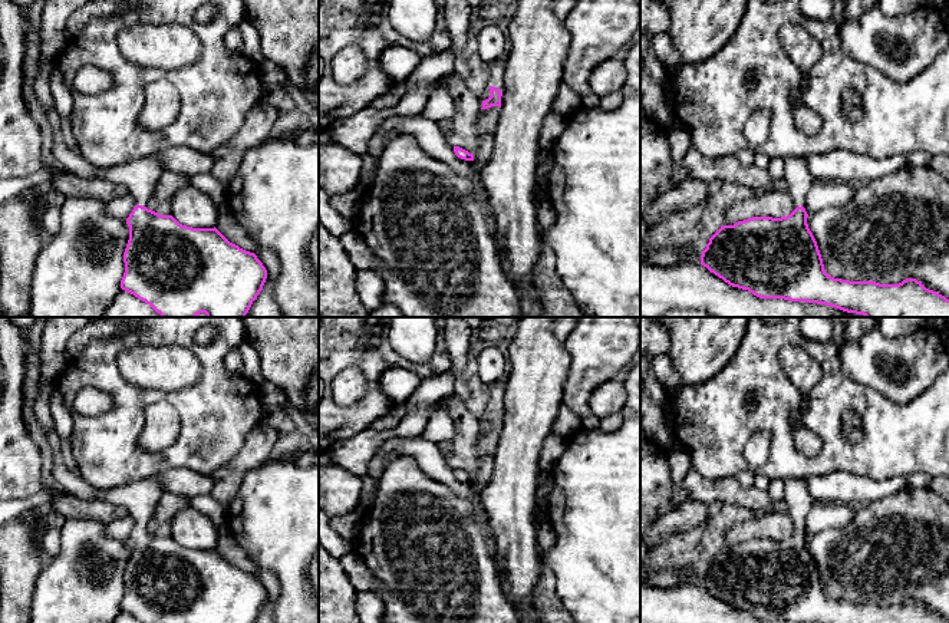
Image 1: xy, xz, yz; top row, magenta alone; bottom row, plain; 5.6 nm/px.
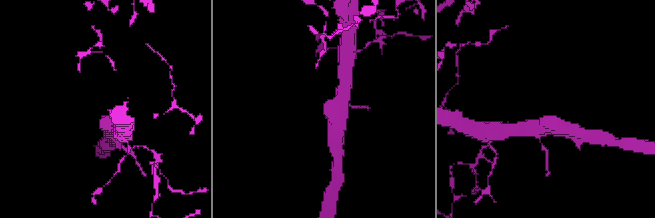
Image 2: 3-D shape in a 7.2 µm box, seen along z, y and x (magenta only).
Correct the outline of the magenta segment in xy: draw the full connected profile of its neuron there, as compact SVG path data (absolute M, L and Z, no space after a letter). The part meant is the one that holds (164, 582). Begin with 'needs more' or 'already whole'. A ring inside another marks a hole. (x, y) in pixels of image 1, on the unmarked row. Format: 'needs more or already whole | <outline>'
needs more | M55 434L49 435L49 444L56 451L53 475L59 490L83 501L99 500L123 507L136 524L126 540L129 561L123 574L122 612L142 623L254 623L257 620L266 604L267 591L254 574L230 564L215 548L187 548L172 537L161 537L145 528L159 498L165 494L155 477L122 488L96 490L65 465L59 438Z

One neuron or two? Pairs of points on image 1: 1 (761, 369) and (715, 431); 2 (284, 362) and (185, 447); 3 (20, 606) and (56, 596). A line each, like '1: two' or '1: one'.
1: one
2: two
3: two

